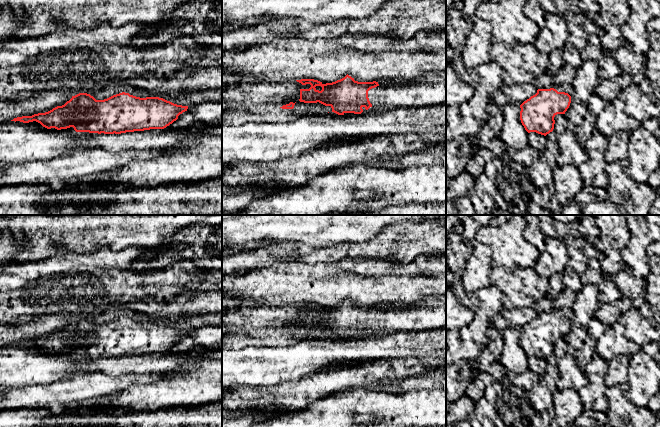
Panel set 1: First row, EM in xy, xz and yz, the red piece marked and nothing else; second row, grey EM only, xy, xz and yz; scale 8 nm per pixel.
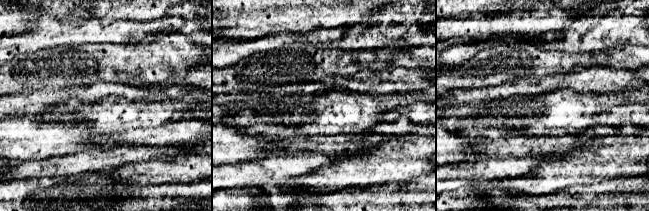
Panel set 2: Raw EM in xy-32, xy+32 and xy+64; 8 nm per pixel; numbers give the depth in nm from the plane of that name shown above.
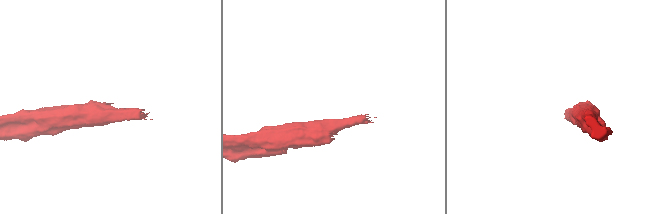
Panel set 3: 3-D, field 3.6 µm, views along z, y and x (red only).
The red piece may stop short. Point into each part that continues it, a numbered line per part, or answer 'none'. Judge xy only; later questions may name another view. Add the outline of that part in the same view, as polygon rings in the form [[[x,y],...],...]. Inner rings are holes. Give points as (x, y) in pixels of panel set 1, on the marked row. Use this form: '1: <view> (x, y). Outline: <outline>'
none

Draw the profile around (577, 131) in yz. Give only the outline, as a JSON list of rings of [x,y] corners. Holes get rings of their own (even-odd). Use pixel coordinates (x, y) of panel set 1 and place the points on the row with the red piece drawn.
[[[587,111],[577,126],[573,122],[569,122],[569,126],[575,134],[579,142],[585,142],[592,133],[592,130],[596,127],[596,116]]]

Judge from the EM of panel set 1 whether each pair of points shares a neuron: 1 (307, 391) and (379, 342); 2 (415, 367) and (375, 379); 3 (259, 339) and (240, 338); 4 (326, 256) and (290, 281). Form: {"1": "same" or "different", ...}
{"1": "different", "2": "same", "3": "same", "4": "different"}

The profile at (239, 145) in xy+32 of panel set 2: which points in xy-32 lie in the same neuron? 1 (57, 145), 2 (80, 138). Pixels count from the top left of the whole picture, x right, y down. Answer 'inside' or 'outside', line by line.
1: inside
2: inside

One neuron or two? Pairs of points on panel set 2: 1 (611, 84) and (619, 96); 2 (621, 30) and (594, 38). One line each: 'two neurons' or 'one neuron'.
1: two neurons
2: one neuron

